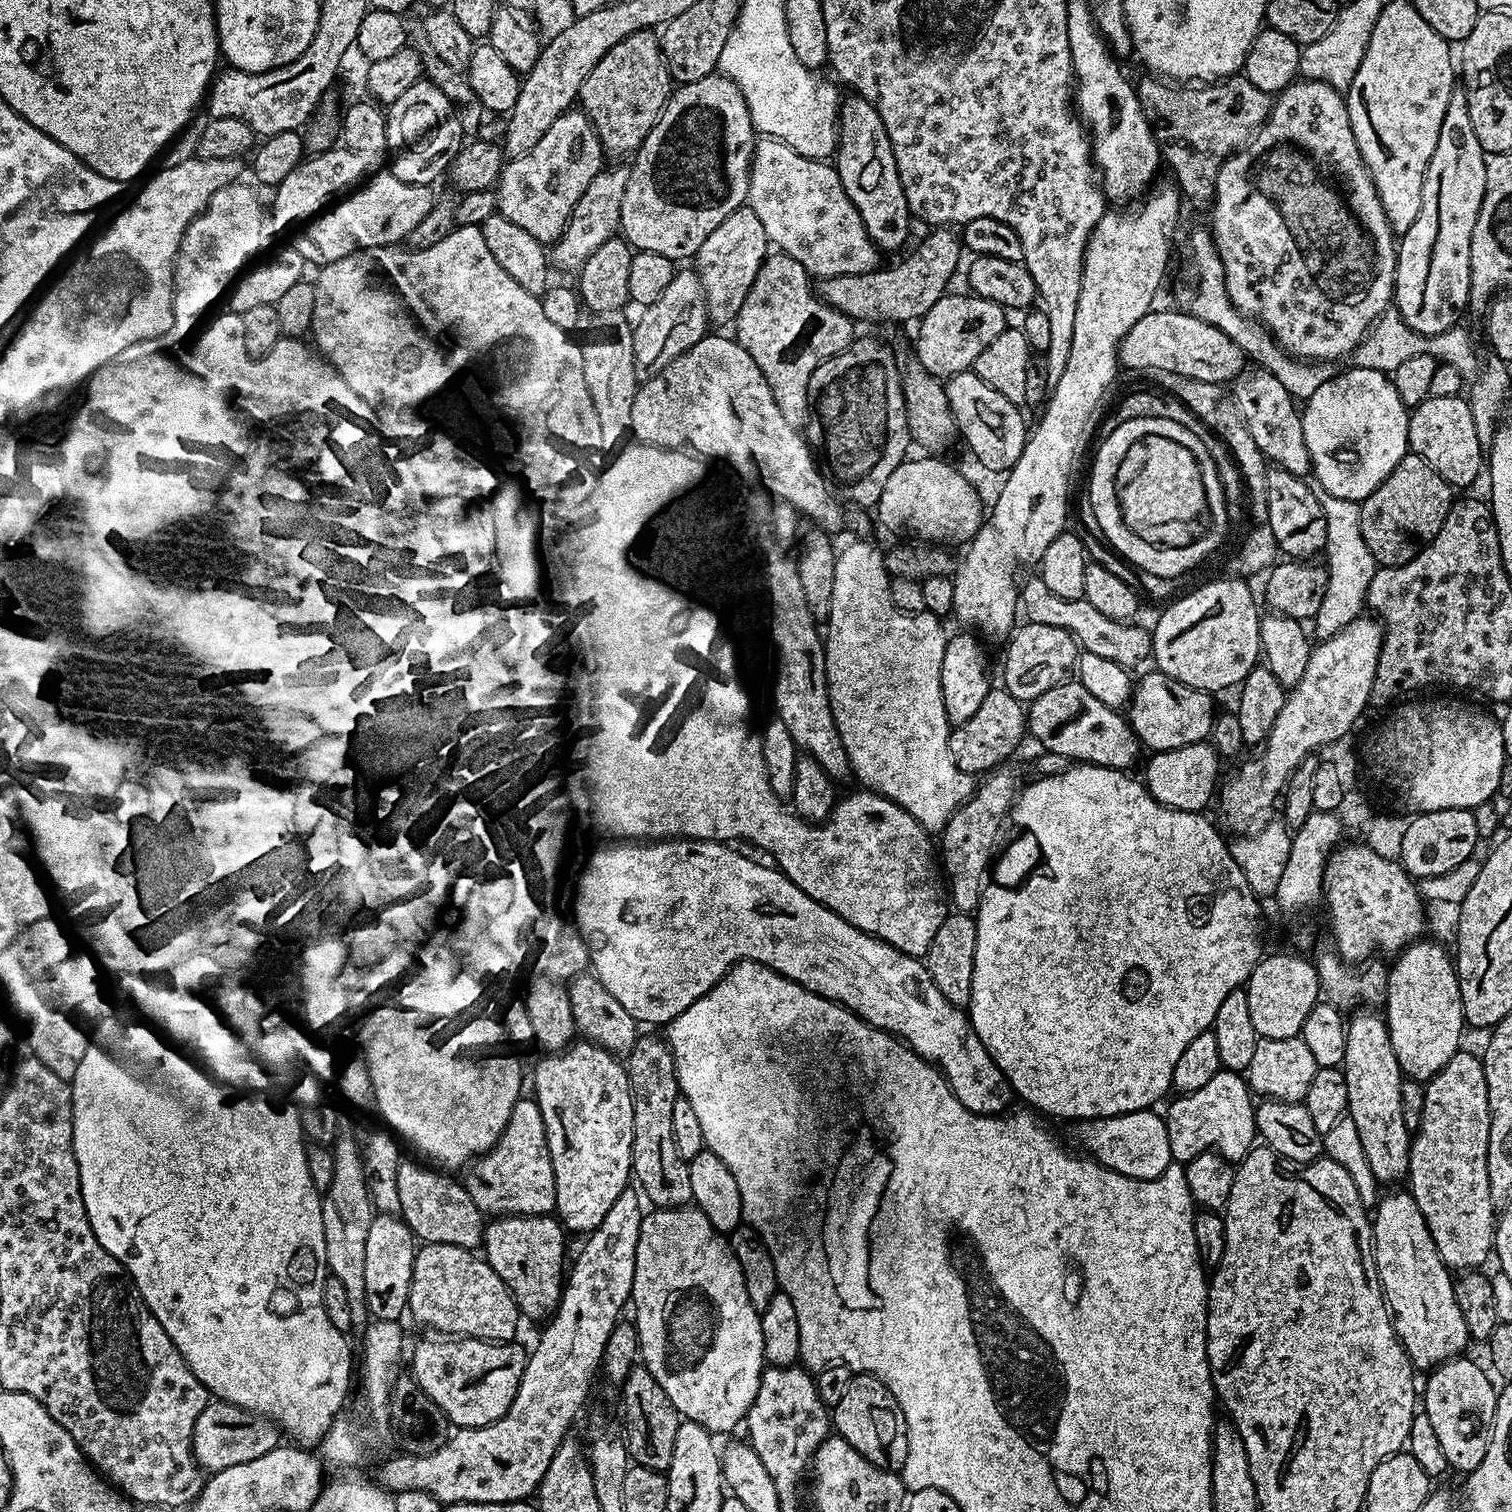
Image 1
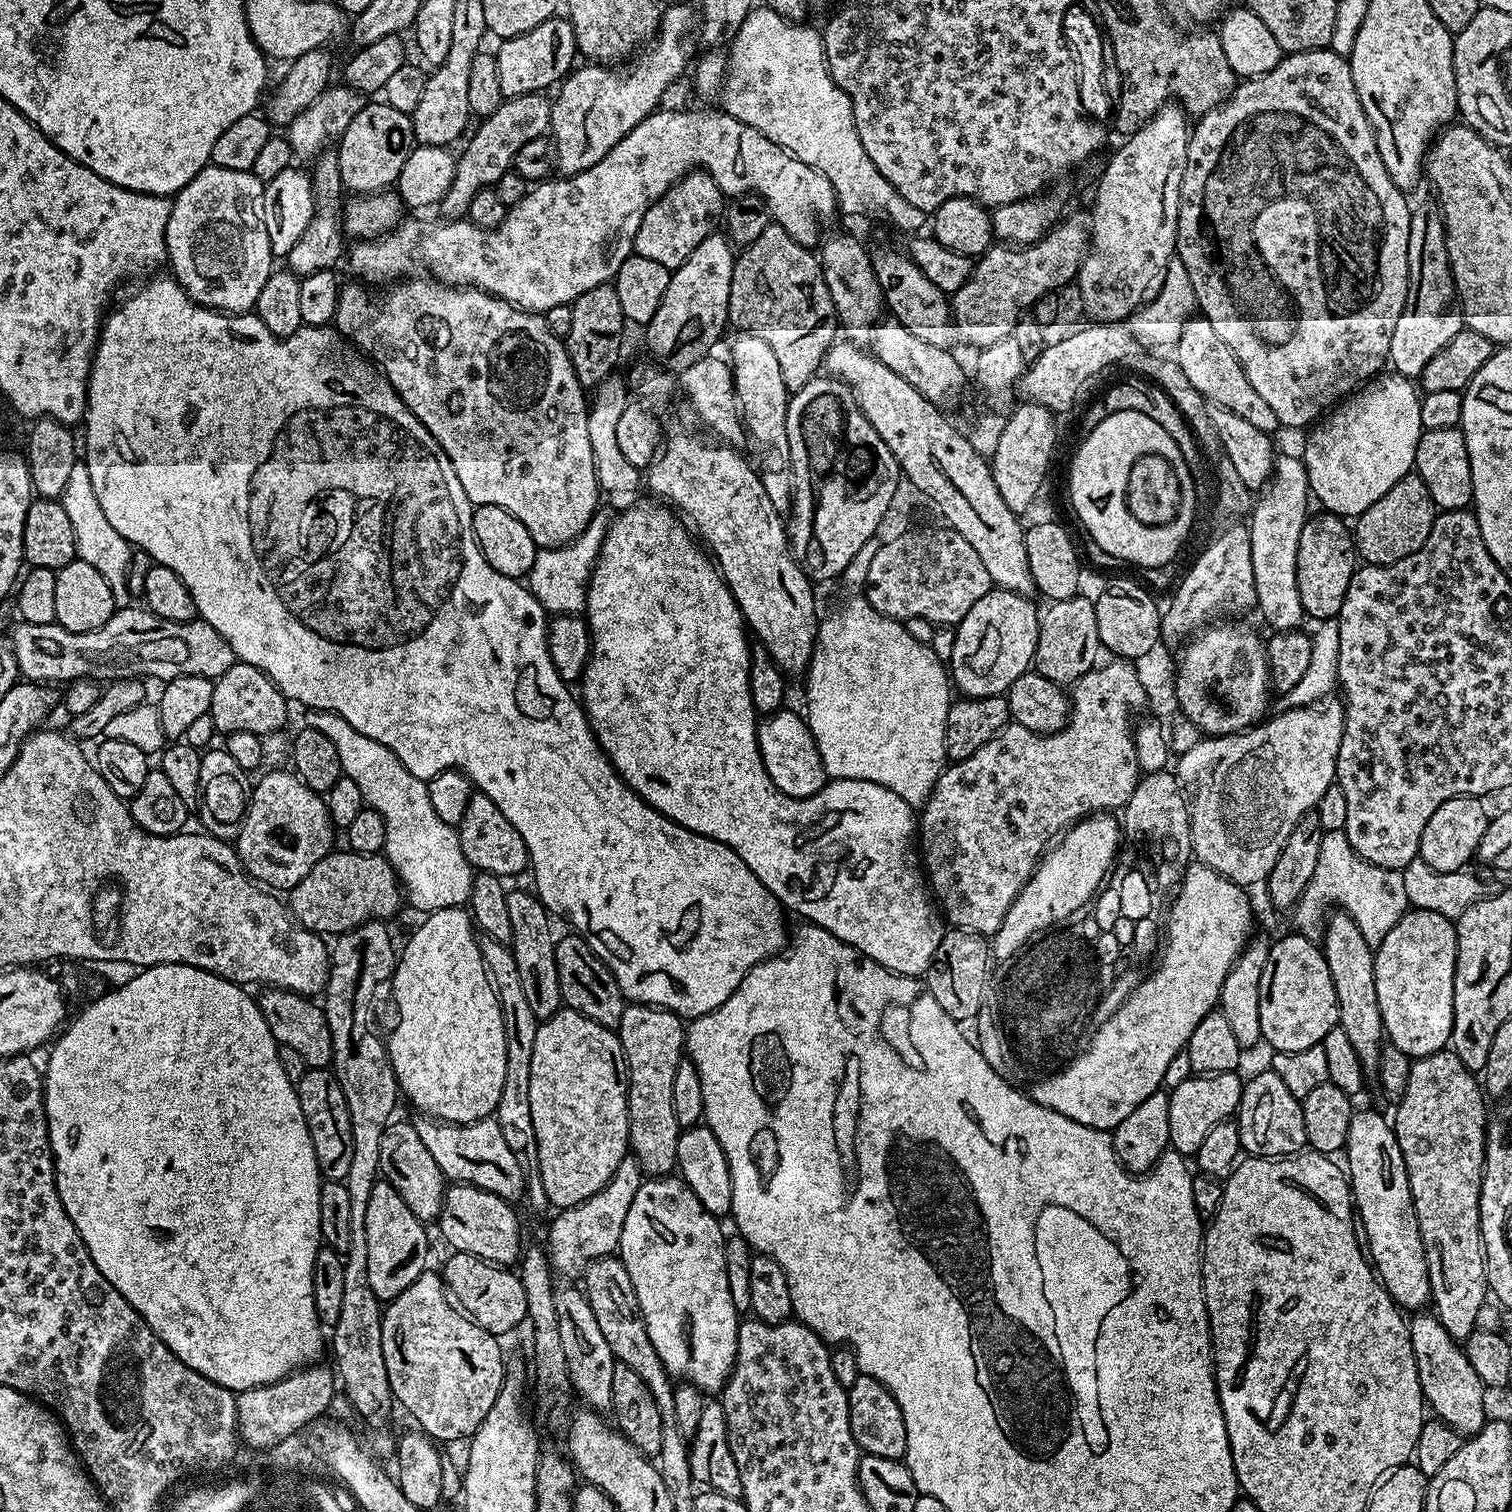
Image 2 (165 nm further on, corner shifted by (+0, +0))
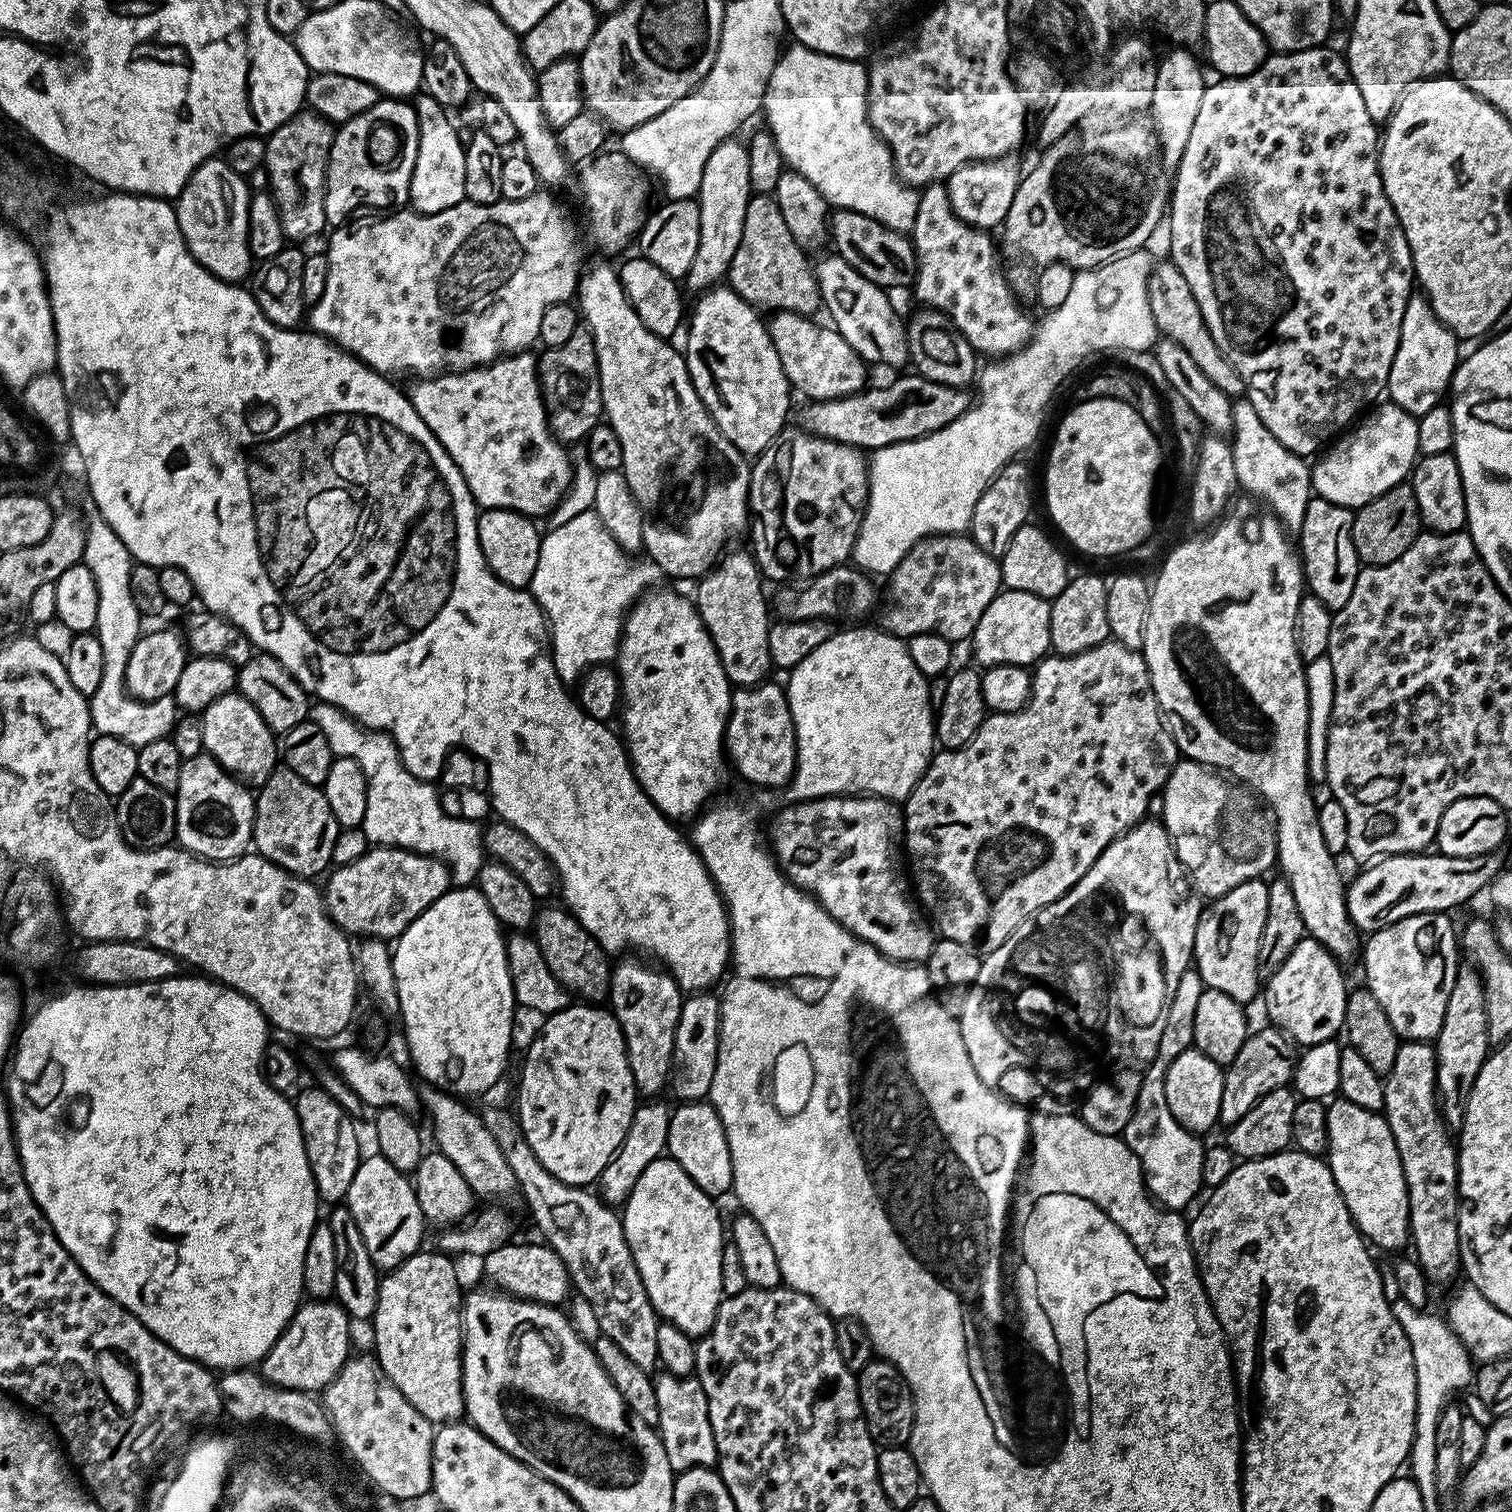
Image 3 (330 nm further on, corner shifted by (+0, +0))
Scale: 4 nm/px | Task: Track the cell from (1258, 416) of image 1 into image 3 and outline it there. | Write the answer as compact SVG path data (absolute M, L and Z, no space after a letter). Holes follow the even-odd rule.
M1171 262L1157 263L1148 274L1148 301L1150 302L1150 314L1154 314L1157 333L1163 334L1167 339L1178 342L1190 354L1190 358L1198 365L1198 370L1222 390L1222 394L1233 398L1245 395L1244 379L1234 370L1231 362L1222 354L1218 342L1214 342L1214 334L1206 326L1202 318L1202 310L1198 310L1198 302L1194 302L1194 294L1186 283L1182 270Z

